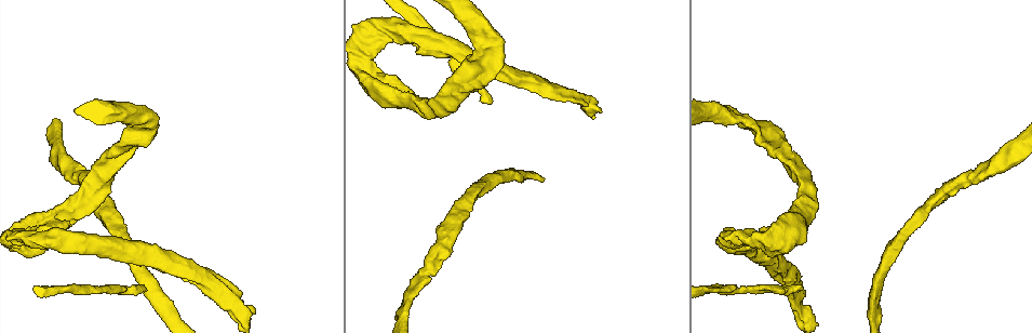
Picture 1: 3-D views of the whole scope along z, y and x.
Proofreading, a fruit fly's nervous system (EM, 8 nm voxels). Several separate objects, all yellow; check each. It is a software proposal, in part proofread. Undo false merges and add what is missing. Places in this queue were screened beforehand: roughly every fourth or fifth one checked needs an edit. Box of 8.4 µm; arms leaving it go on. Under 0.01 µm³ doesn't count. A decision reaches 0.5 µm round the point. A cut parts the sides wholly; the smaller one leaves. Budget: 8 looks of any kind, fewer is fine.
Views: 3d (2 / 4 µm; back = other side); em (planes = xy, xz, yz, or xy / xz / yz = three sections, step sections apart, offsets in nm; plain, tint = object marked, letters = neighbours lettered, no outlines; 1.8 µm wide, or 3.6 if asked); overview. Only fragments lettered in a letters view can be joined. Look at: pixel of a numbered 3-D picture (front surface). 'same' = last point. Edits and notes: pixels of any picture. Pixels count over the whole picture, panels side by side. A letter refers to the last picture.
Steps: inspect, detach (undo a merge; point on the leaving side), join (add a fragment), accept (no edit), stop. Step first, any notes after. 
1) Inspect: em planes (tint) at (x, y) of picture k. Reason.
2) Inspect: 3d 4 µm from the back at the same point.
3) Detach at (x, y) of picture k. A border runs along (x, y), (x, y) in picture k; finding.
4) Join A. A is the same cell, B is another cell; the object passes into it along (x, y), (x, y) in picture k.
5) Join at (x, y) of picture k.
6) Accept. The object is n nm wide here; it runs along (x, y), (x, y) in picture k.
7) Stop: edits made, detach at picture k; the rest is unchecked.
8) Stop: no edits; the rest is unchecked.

Inspect: em planes (letters) at (720, 236) of picture 1. Branch stops here.

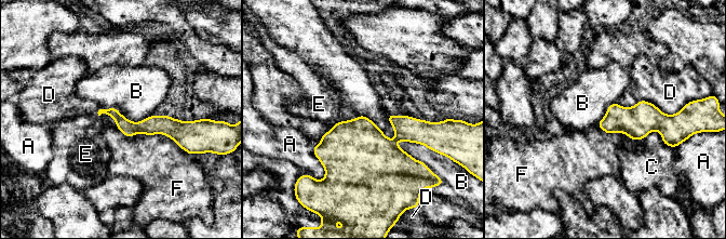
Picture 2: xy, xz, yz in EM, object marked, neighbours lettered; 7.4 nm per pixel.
Accept. The longest contact is with F, 600 nm; A, B, C, D, E and F are other cells; a border runs along (359, 115), (395, 138) in picture 2; no lettered fragment goes on from it.

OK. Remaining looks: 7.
Inspect: em planes (letters) at (472, 83) of picture 1. Arms part here.

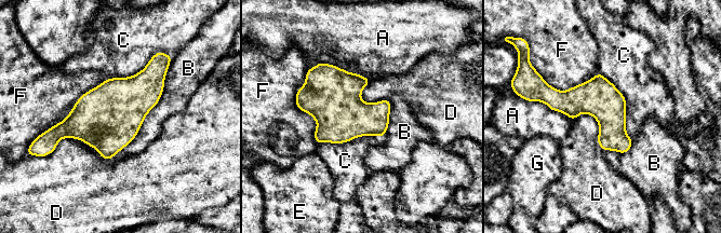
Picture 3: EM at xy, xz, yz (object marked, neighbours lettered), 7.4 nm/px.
Accept. A, B, C, D, E, F and G are other cells; it runs along (542, 98), (587, 100), (627, 147) in picture 3; continuous, no second neuron.

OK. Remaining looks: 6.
Inspect: em planes (letters) at (800, 291) of picture 1. Tapers out.

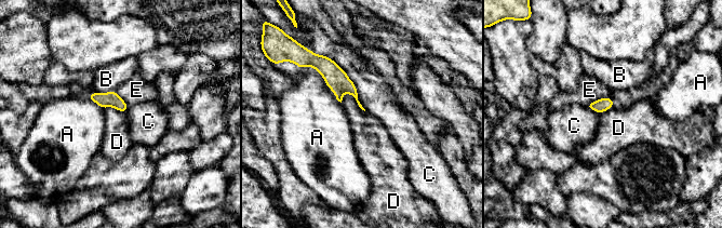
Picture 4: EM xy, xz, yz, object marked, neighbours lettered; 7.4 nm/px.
Accept. A, B, C, D and E are other cells; a border runs along (342, 95), (350, 94), (364, 111) in picture 4; none of them fits.

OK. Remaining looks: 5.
Stop: no edits; the rest is unchecked.

